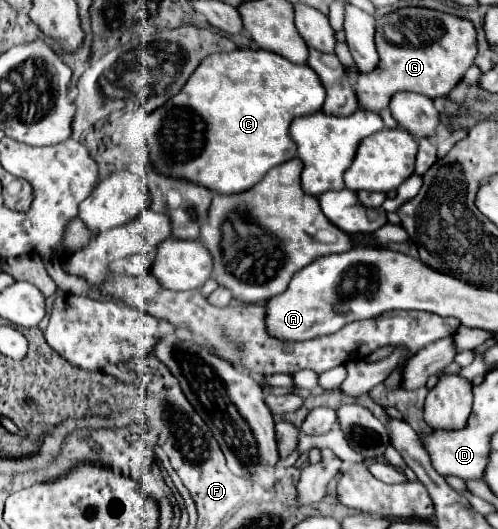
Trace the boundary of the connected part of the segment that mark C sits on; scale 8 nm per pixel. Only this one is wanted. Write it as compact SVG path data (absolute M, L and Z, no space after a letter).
M234 50L228 54L210 54L192 72L184 88L172 96L166 104L148 114L148 134L146 142L150 148L150 166L176 180L186 180L212 190L214 194L240 194L258 184L262 176L296 156L296 144L288 136L290 122L298 116L314 114L322 108L326 98L324 86L318 74L302 64L292 64L290 60L268 52L268 50Z

